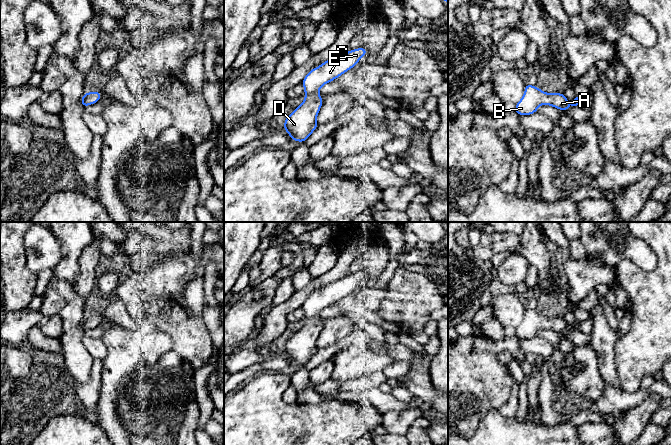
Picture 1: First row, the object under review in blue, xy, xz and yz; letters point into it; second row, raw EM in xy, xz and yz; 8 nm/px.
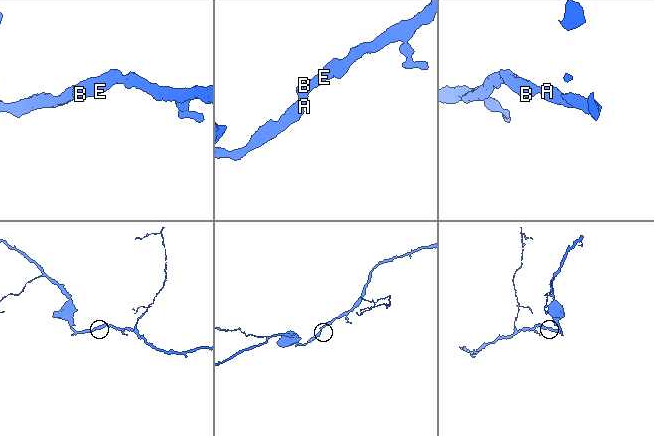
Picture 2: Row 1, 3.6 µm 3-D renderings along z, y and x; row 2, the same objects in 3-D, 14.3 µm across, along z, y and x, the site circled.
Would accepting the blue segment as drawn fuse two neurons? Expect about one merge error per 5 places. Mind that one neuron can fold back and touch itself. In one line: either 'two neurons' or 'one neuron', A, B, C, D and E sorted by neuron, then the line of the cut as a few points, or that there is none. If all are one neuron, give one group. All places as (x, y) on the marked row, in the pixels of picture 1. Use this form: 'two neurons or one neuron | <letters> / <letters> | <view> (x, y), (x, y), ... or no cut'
one neuron | A B C D E | no cut

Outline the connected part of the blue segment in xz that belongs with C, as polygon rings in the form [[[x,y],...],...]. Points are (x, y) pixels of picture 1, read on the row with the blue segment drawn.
[[[364,47],[347,51],[308,72],[302,81],[305,99],[284,122],[283,129],[290,135],[291,140],[305,142],[317,128],[316,118],[324,100],[318,94],[320,88],[352,69],[366,54]]]

